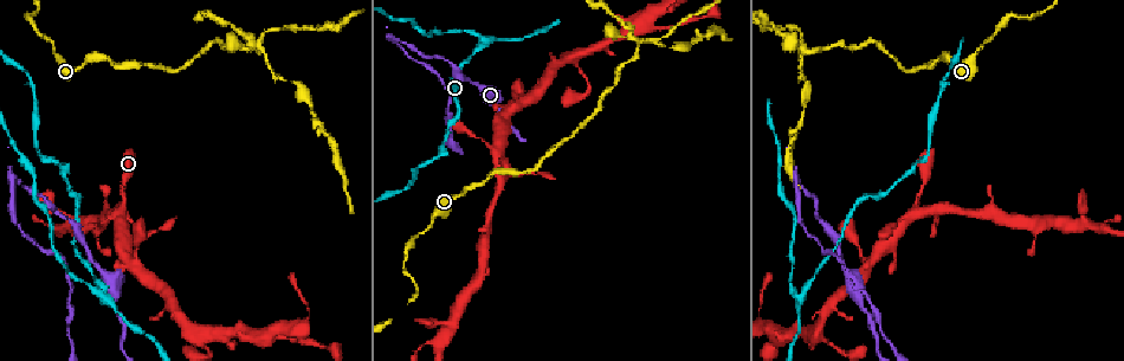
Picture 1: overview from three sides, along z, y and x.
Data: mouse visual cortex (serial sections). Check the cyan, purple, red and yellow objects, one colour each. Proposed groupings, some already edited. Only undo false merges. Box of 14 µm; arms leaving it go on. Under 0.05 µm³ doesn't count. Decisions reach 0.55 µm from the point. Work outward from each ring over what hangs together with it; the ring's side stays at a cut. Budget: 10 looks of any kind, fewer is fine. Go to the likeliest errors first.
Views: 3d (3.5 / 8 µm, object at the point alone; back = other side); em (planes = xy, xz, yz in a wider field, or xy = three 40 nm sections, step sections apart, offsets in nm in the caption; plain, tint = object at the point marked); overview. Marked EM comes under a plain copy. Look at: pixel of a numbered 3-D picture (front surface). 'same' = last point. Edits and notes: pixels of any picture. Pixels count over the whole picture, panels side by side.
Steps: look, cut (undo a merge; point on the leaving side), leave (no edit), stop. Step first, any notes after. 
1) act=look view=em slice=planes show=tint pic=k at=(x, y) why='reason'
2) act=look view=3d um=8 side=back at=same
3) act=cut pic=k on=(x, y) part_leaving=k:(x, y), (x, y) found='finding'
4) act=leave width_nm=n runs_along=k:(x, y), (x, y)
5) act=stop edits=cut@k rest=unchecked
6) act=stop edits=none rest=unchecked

act=look view=3d um=3.5 pic=1 at=(102, 296) why='a fork'

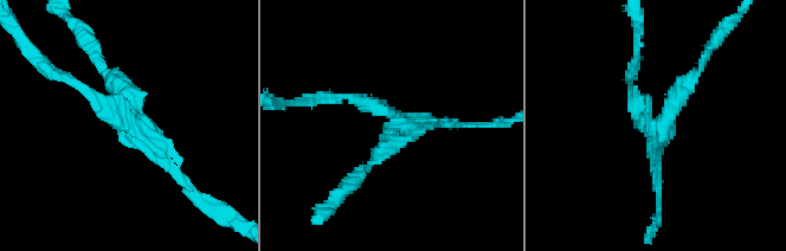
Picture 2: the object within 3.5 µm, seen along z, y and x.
act=look view=em slice=xy step=3 show=tint pic=2 at=(666, 120)

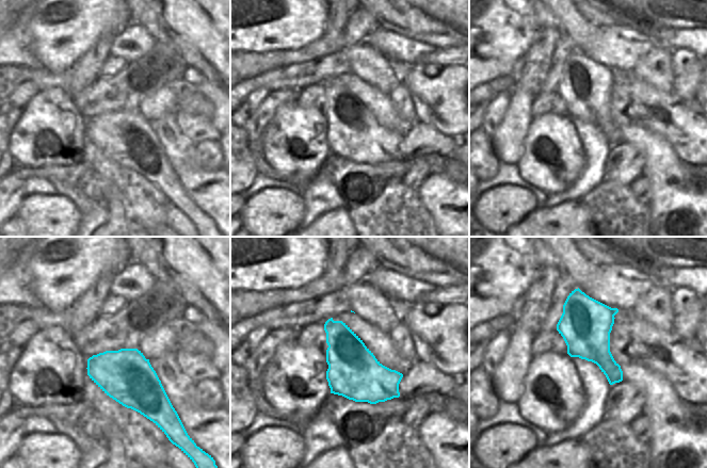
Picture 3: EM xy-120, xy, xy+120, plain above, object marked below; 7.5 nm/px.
act=cut pic=2 on=(636, 100) part_leaving=2:(644, 118), (630, 78), (636, 53) found='two cells meet here'

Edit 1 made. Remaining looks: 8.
act=look view=em slice=xy step=5 show=tint pic=1 at=(802, 45) why='calibre changes'

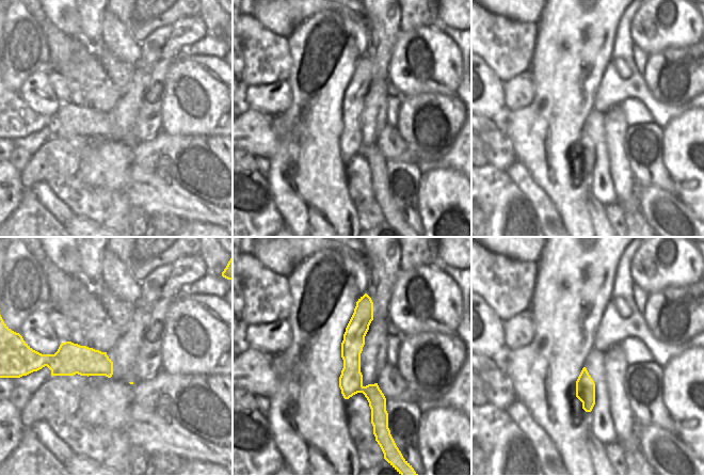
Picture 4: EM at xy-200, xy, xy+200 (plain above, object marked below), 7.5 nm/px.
act=look view=3d um=3.5 at=same

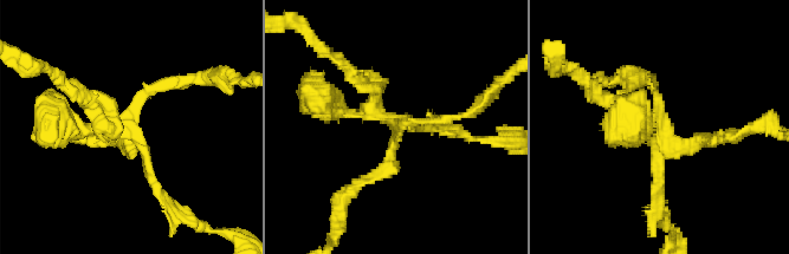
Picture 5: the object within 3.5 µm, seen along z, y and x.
act=cut pic=5 on=(103, 104) found='a second cell is stuck on'

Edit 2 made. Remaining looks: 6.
act=look view=overview

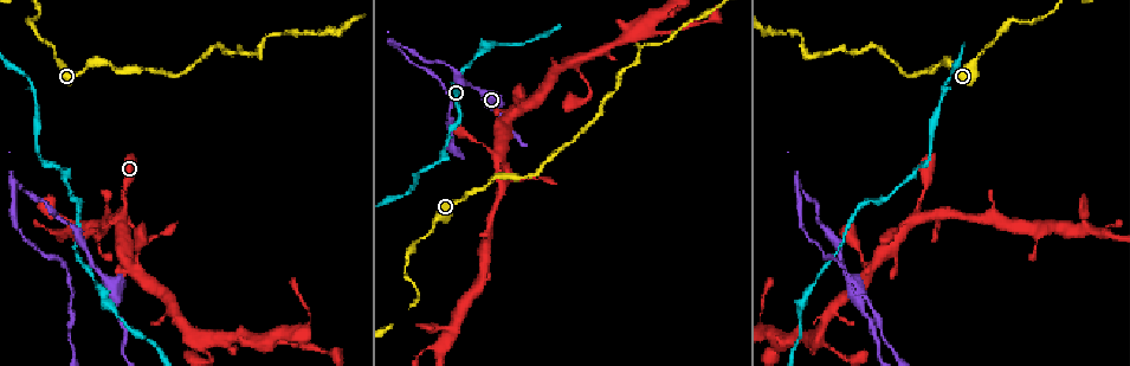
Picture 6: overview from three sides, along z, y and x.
act=look view=3d um=3.5 pic=6 at=(15, 187) why='abrupt turn'

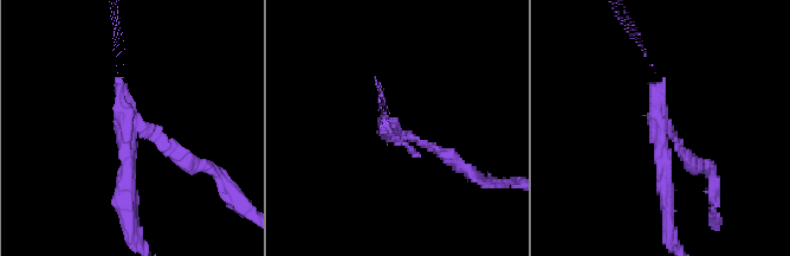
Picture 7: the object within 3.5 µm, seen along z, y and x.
act=look view=em slice=xy step=3 show=tint pic=7 at=(662, 129) why='now the EM'

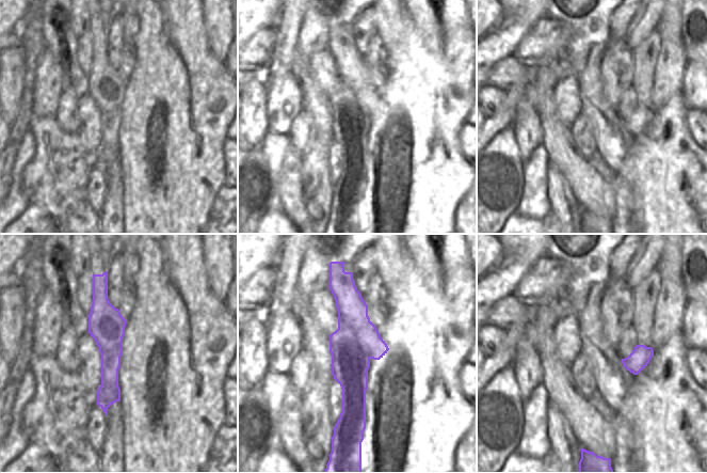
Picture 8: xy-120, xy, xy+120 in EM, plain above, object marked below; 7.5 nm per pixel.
act=cut pic=7 on=(667, 173) part_leaving=7:(664, 127), (658, 139), (673, 241) found='a second cell is stuck on'

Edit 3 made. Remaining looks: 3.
act=look view=3d um=3.5 pic=6 at=(56, 52) why='calibre changes'

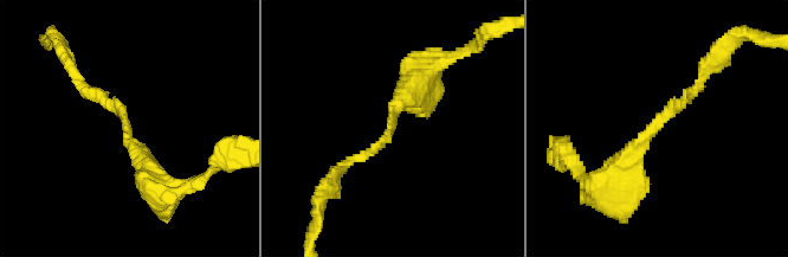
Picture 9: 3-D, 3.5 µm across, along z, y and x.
act=look view=em slice=xy step=1 show=tint pic=9 at=(389, 126)

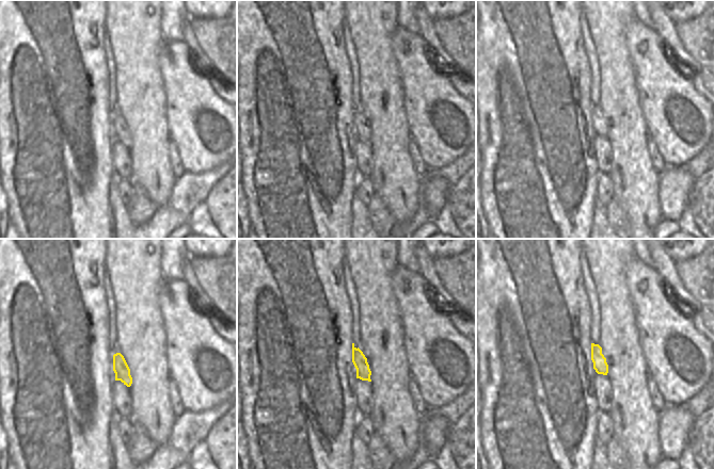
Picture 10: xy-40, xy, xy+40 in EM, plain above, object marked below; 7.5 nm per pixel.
act=leave runs_along=9:(602, 191), (699, 82) found='one cell here'

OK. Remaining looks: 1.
act=stop edits=cut@2,cut@5,cut@7 rest=unchecked

